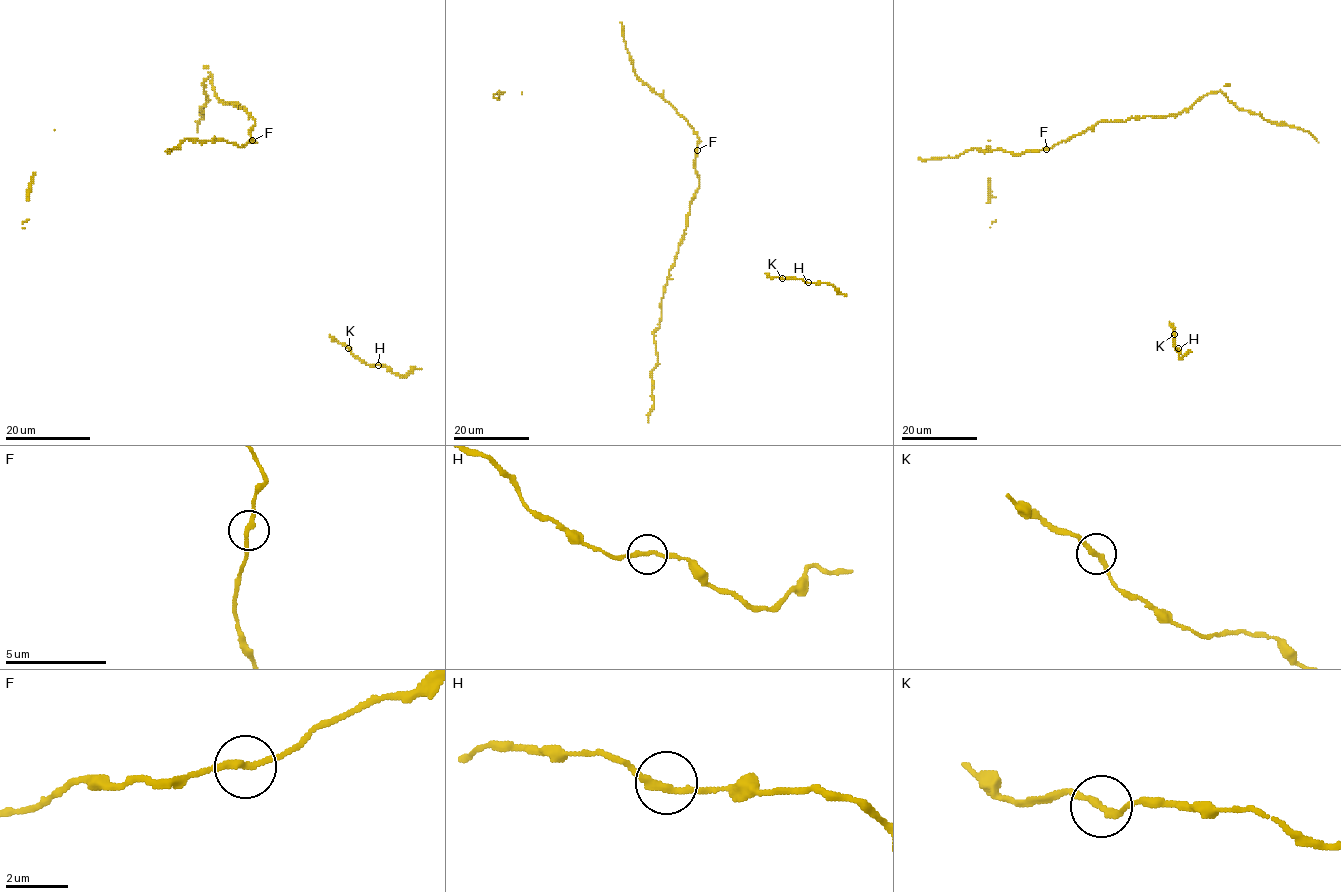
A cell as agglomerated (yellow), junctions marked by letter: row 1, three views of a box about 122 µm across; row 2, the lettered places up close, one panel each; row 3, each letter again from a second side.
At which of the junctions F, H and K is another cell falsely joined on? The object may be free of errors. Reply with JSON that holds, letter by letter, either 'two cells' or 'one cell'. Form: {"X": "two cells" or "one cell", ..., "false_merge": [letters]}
{"F": "one cell", "H": "one cell", "K": "one cell", "false_merge": []}

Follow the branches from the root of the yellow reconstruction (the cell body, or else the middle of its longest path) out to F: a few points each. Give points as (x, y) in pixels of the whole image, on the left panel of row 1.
F: (254, 123), (249, 130), (252, 140)

